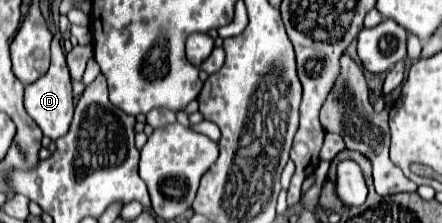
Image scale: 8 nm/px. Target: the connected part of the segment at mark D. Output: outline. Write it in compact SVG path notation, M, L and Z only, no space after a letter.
M58 40L52 42L50 70L40 80L26 86L24 106L26 106L26 112L32 116L32 120L40 126L44 136L48 136L50 140L58 140L68 132L72 112L74 112L74 102L72 102L72 84L70 84L70 74L68 74L68 66L66 66L66 54L60 48Z

